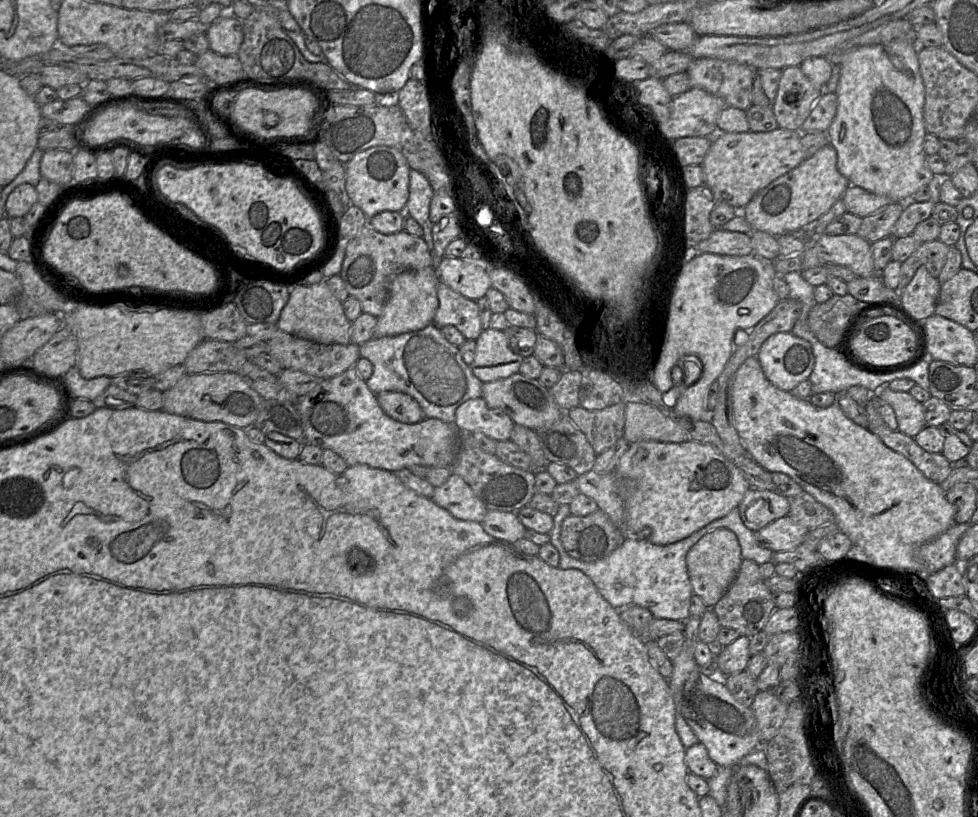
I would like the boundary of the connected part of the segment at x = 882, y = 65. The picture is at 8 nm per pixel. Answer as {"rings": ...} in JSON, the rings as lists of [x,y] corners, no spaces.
{"rings":[[[893,40],[885,44],[861,46],[846,54],[840,64],[840,77],[835,91],[837,96],[837,112],[827,130],[828,143],[837,152],[837,170],[852,186],[860,187],[876,195],[884,196],[890,202],[905,203],[912,200],[912,195],[922,186],[926,186],[935,176],[926,164],[924,138],[927,134],[923,119],[925,88],[919,71],[918,57],[915,48],[904,40]]]}

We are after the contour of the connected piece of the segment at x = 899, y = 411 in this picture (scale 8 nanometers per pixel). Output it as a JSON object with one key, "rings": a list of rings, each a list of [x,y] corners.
{"rings":[[[884,386],[877,396],[893,408],[900,432],[914,438],[926,426],[923,405],[909,392],[893,391]]]}

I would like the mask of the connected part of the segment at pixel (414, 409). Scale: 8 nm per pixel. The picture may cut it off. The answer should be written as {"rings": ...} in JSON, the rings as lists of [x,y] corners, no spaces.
{"rings":[[[381,392],[376,395],[384,413],[395,421],[416,424],[426,418],[419,403],[402,392]]]}

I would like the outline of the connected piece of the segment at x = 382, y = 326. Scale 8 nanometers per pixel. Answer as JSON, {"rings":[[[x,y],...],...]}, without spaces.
{"rings":[[[431,266],[406,270],[395,276],[390,283],[388,298],[374,328],[373,339],[421,330],[432,324],[439,306],[438,282],[437,271]]]}

